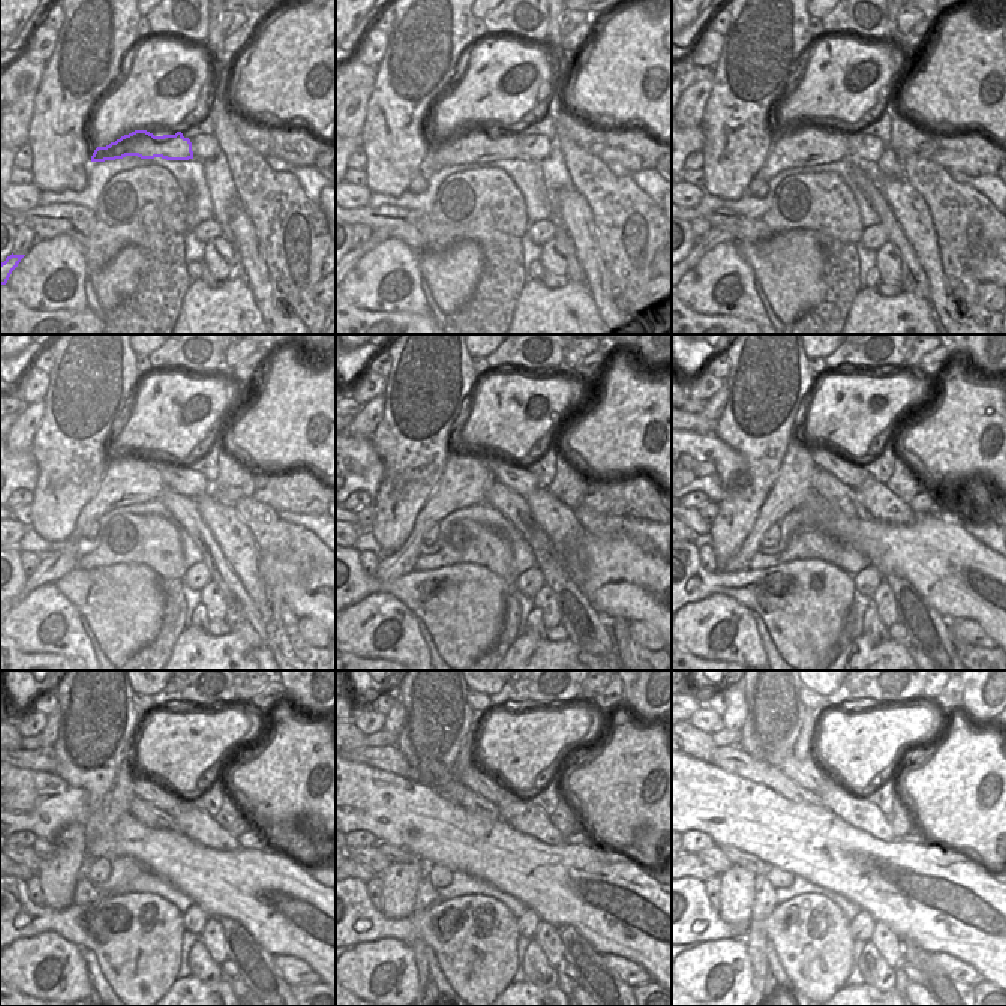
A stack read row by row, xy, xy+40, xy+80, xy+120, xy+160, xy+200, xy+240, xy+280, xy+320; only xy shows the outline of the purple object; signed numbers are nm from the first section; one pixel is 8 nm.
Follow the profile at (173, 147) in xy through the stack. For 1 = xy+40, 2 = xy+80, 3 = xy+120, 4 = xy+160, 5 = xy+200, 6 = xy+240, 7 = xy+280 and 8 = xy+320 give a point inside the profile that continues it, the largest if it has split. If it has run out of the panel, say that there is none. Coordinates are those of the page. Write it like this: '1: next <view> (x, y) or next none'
1: next xy+40 (471, 144)
2: next xy+80 (798, 144)
3: next xy+120 (131, 479)
4: next xy+160 (465, 482)
5: next xy+200 (793, 486)
6: next xy+240 (119, 802)
7: next xy+280 (468, 744)
8: next xy+320 (807, 736)

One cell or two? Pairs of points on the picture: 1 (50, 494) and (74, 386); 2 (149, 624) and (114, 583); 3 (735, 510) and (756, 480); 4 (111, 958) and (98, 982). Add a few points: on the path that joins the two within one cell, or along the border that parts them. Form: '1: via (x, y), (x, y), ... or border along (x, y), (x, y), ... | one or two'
1: via (71, 467), (74, 413) | one
2: via (138, 613), (119, 594) | one
3: via (742, 502), (751, 488) | one
4: border along (84, 949), (95, 955), (104, 978), (113, 990) | two

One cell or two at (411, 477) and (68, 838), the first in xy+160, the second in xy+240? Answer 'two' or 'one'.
one

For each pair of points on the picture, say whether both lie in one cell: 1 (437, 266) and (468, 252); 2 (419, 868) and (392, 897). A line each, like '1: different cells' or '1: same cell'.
1: same cell
2: same cell

